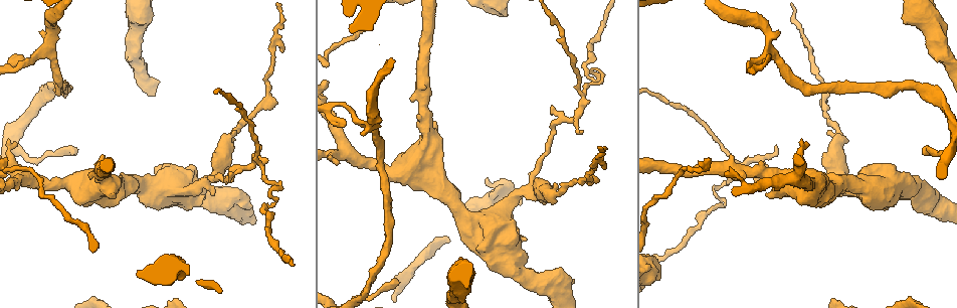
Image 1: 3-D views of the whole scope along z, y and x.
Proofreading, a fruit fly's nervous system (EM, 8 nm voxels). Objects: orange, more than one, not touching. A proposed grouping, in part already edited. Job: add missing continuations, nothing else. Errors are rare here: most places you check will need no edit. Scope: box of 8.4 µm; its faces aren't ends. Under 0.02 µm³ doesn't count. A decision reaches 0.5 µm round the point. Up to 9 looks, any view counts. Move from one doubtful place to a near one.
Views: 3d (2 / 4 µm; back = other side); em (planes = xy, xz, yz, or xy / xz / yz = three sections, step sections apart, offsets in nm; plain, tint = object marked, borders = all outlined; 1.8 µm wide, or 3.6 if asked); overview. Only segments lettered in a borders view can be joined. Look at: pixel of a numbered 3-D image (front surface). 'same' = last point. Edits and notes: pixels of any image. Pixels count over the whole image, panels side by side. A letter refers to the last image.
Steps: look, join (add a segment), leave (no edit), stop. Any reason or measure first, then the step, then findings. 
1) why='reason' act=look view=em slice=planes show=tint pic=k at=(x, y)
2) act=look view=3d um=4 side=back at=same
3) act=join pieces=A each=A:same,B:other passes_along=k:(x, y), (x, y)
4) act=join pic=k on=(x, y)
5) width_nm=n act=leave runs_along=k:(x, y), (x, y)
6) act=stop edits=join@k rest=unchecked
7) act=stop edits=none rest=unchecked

why='thick turns thin' act=look view=em slice=planes show=plain pic=1 at=(235, 129)

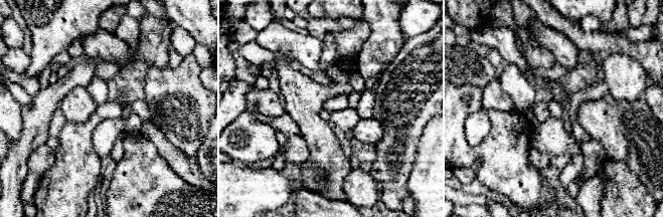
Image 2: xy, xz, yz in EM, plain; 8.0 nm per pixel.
why='what lies round it' act=look view=em slice=planes show=borders at=same

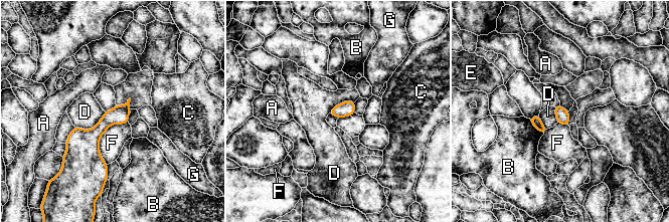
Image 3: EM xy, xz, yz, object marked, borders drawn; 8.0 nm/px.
act=leave each=A:other,B:other,C:other,D:other,E:other,F:other,G:other border=3:(105, 112), (92, 128), (74, 127) found='none of them fits'

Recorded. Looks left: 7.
why='free end' act=look view=em slice=planes show=borders pic=1 at=(338, 126)

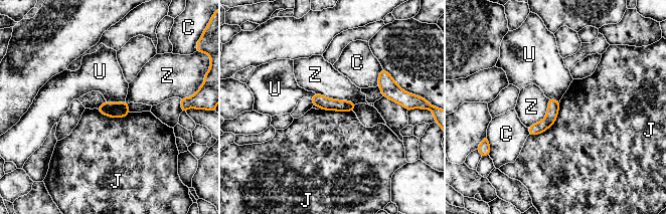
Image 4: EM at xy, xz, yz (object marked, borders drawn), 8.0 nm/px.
longest_contact=J:380nm act=leave each=C:other,J:other,U:other,Z:other border=4:(560, 101), (556, 120), (530, 136) found='none of them fits'

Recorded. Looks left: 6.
why='sudden change in width' act=look view=em um=3.6 slice=xz step=4 show=tint pic=1 at=(512, 261)

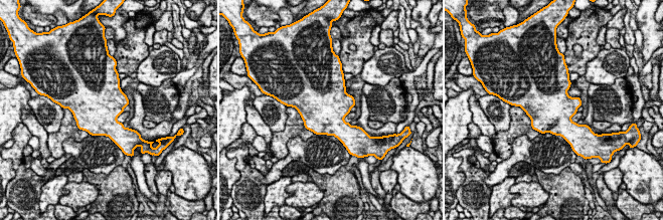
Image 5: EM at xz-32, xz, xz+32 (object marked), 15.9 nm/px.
act=look view=em um=3.6 slice=planes show=borders at=same

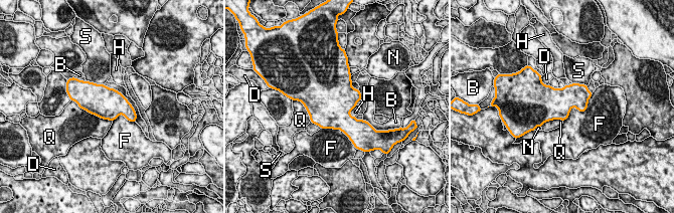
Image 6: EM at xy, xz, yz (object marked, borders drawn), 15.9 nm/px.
act=leave each=B:other,D:other,F:other,H:other,N:other,Q:other,S:other border=6:(593, 93), (563, 121) found='no lettered segment goes on from it'

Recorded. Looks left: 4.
why='thick end' act=look view=em slice=xz step=16 show=borders pic=1 at=(502, 10)

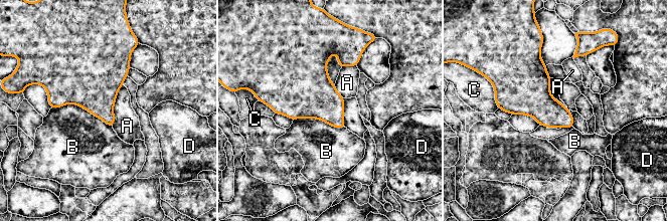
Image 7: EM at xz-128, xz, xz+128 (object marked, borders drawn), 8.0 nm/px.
act=leave each=A:other,B:other,C:other,D:other border=7:(51, 107), (74, 103), (112, 128) found='no lettered segment goes on from it'

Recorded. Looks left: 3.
act=stop edits=none rest=unchecked

